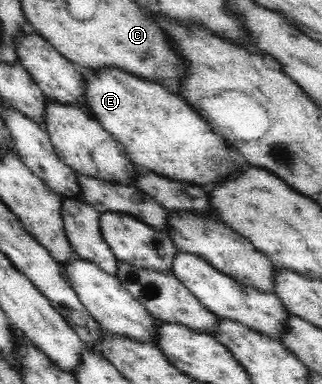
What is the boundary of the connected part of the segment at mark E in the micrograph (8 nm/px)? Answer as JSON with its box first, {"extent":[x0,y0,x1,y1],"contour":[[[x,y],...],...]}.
{"extent":[82,70,231,190],"contour":[[[82,70],[82,74],[85,76],[88,113],[123,145],[130,162],[138,169],[207,190],[210,186],[223,184],[231,178],[228,172],[222,172],[225,170],[222,159],[229,147],[226,139],[218,136],[207,123],[207,117],[200,116],[180,95],[166,90],[158,83],[132,76],[122,70]]]}

